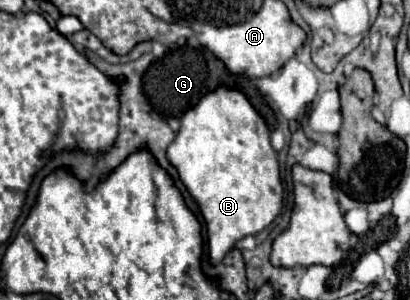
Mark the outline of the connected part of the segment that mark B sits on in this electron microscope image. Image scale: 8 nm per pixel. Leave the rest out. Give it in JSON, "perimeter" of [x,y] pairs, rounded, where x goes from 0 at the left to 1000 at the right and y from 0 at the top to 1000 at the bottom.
{"perimeter":[[[534,287],[524,307],[510,307],[485,333],[480,353],[456,367],[441,393],[441,427],[407,500],[407,533],[427,553],[437,600],[480,673],[500,753],[505,753],[505,833],[510,873],[534,880],[559,833],[593,787],[627,780],[656,753],[690,687],[690,620],[680,587],[676,507],[661,493],[656,433],[627,367],[607,347],[598,313],[583,300]]]}

